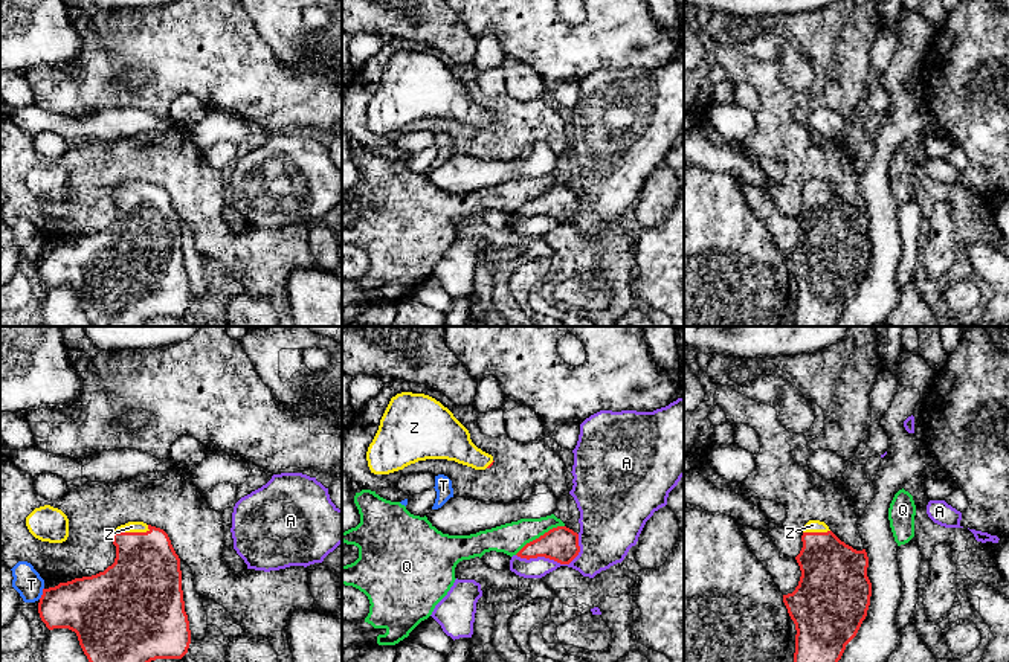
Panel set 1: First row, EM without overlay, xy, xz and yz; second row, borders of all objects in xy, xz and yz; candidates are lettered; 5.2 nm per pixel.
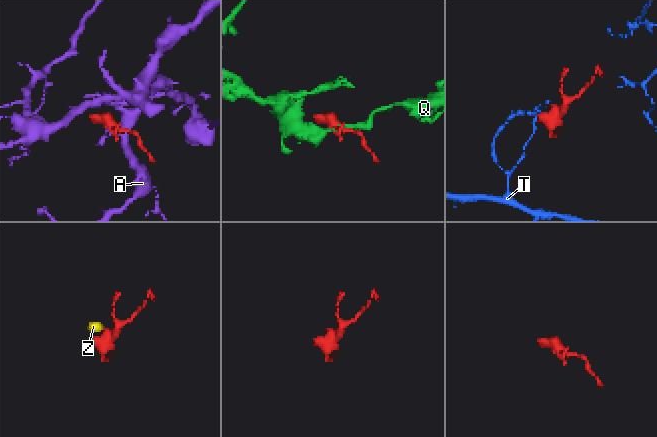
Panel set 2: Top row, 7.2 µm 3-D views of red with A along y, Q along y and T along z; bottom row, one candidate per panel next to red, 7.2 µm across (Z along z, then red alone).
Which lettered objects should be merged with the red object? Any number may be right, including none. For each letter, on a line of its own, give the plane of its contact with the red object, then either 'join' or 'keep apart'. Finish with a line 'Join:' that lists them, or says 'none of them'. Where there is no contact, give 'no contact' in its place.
A: xz | keep apart
Q: xz | keep apart
T: xy | keep apart
Z: xy | join
Join: Z

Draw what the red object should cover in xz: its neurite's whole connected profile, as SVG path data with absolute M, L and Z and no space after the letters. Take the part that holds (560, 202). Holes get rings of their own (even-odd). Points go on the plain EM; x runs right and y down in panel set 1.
M557 185L527 201L516 214L527 218L545 215L560 223L569 223L579 210L579 192L566 185Z

